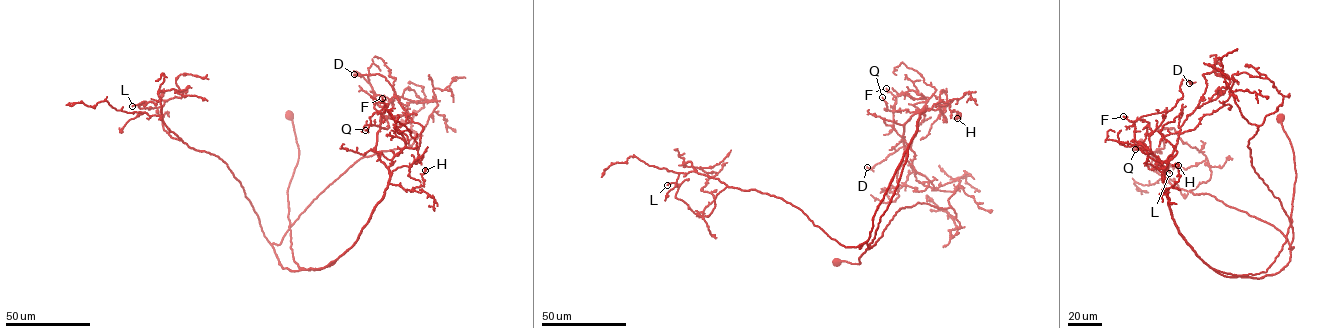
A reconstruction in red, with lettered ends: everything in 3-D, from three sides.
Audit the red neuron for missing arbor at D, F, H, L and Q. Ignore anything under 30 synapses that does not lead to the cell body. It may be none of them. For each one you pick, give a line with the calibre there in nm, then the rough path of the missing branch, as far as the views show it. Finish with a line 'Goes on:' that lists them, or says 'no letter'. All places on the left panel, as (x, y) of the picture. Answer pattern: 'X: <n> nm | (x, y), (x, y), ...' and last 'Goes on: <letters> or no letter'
Goes on: no letter

